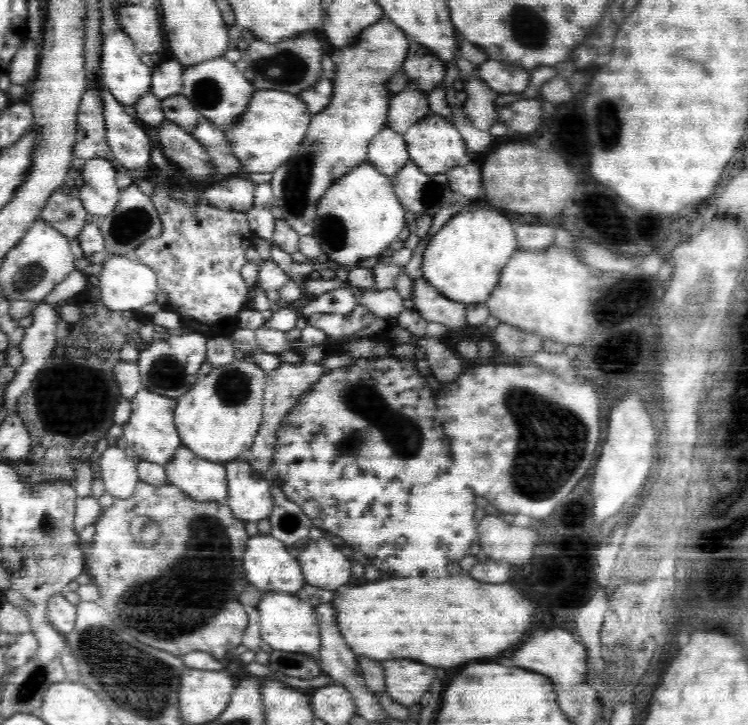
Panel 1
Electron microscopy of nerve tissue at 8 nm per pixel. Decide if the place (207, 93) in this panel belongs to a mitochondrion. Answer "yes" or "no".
yes

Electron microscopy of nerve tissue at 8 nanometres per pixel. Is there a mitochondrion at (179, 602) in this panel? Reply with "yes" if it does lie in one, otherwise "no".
yes

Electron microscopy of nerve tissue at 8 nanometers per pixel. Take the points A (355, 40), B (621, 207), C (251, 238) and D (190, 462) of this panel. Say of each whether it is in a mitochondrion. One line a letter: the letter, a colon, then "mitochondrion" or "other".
A: other
B: other
C: other
D: other

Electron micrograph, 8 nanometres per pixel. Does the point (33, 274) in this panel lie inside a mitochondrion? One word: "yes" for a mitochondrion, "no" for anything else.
yes

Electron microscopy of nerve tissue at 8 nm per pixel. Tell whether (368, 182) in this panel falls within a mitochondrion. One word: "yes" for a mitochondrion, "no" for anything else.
no

